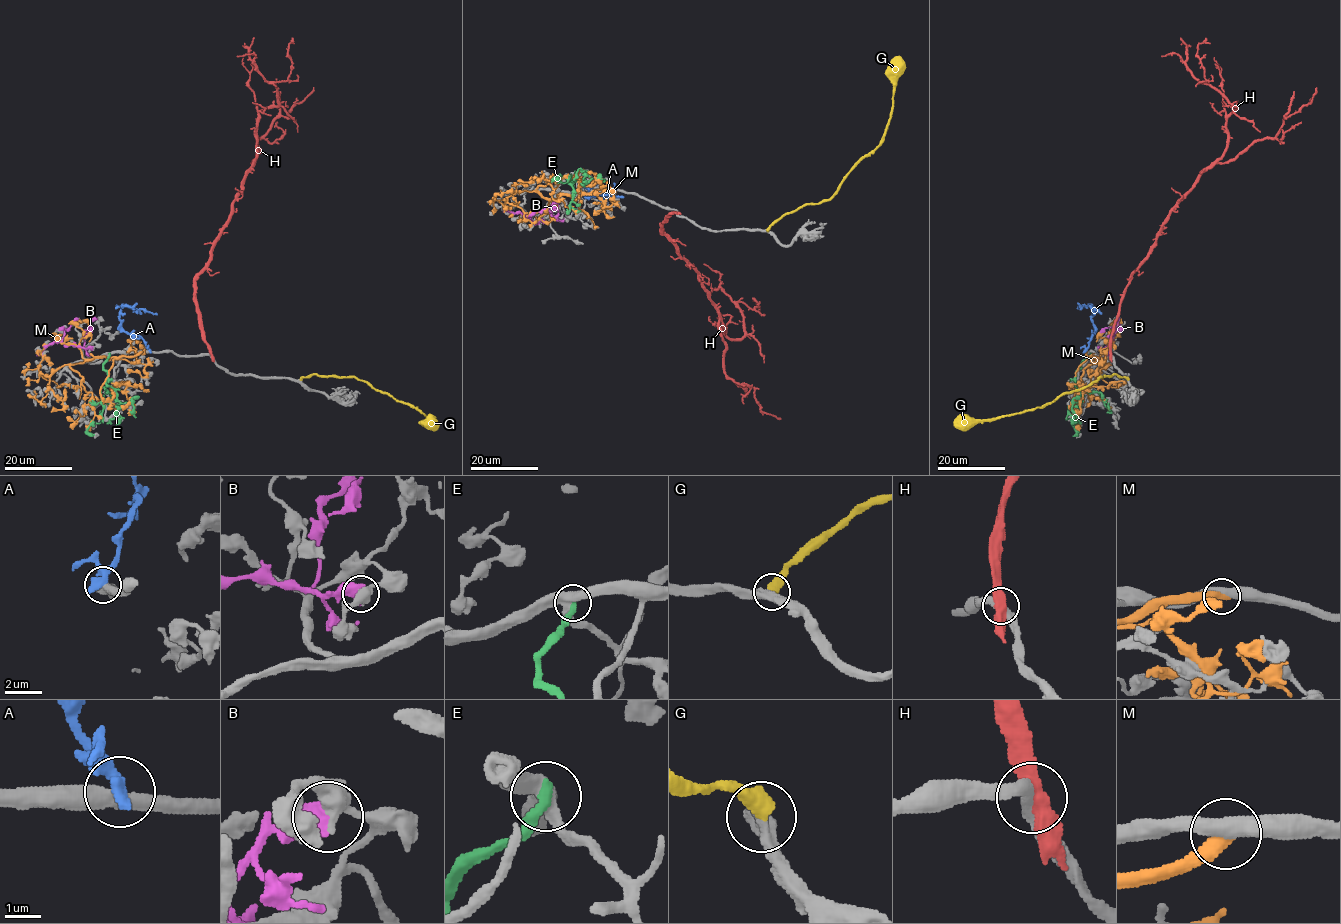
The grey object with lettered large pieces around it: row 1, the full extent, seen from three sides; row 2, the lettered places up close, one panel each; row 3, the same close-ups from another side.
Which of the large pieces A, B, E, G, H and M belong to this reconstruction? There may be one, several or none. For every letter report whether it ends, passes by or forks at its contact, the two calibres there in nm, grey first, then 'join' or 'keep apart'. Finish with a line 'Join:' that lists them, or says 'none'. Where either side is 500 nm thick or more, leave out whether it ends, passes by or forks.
A: it passes by; 440 nm thick on the grey side, 340 nm on the other; keep apart
B: 440 nm thick on the grey side, 700 nm on the other; keep apart
E: it ends there; 460 nm thick on the grey side, 340 nm on the other; keep apart
G: 360 nm thick on the grey side, 550 nm on the other; join
H: it passes by; 360 nm thick on the grey side, 480 nm on the other; keep apart
M: it ends there; 440 nm thick on the grey side, 440 nm on the other; keep apart
Join: G

